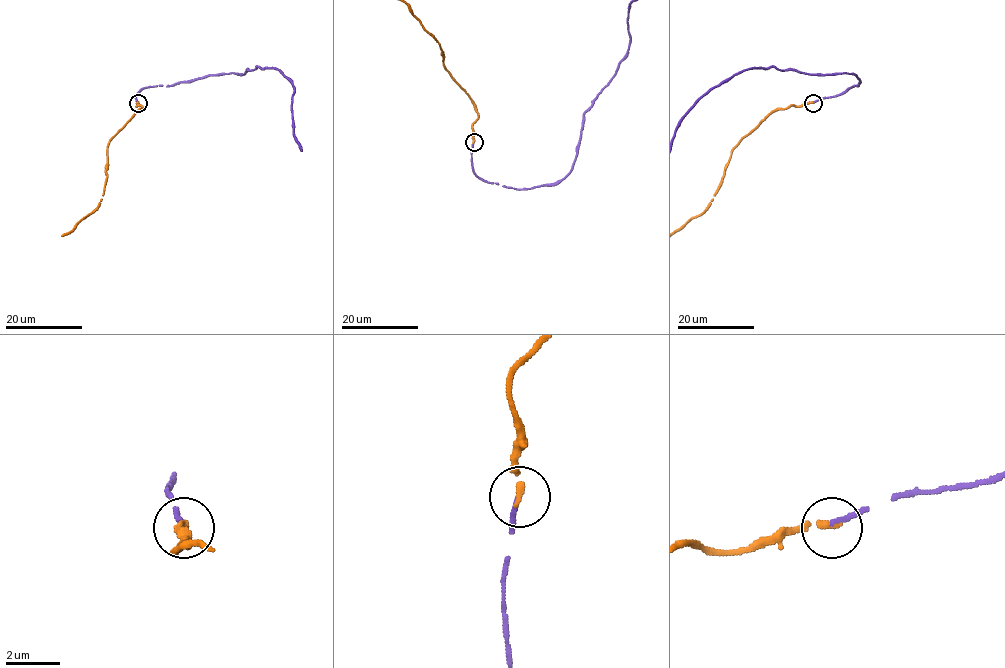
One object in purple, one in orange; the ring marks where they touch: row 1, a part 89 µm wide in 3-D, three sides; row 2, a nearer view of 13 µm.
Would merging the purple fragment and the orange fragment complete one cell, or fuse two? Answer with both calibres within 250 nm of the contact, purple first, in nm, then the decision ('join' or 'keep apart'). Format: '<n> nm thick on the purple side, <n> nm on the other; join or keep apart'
190 nm thick on the purple side, 240 nm on the other; join

